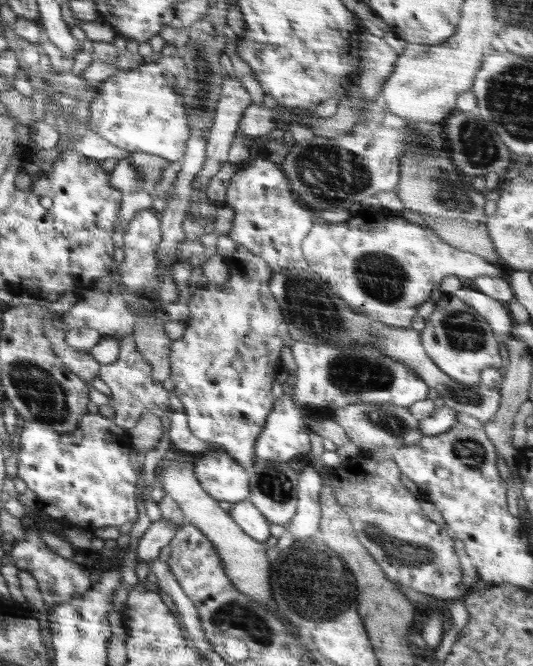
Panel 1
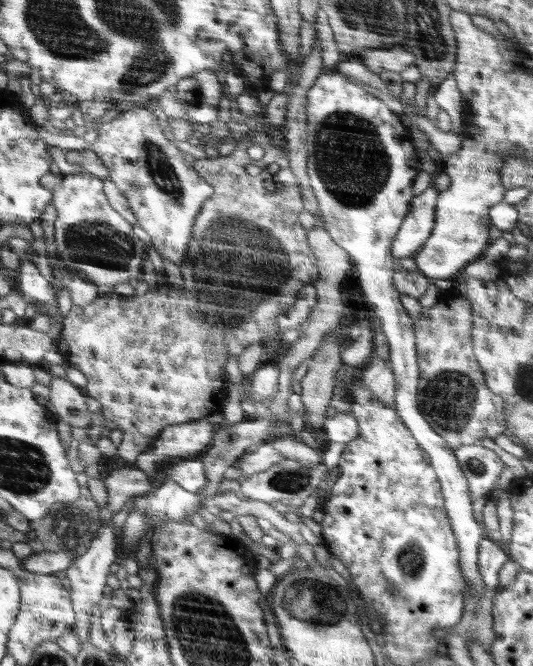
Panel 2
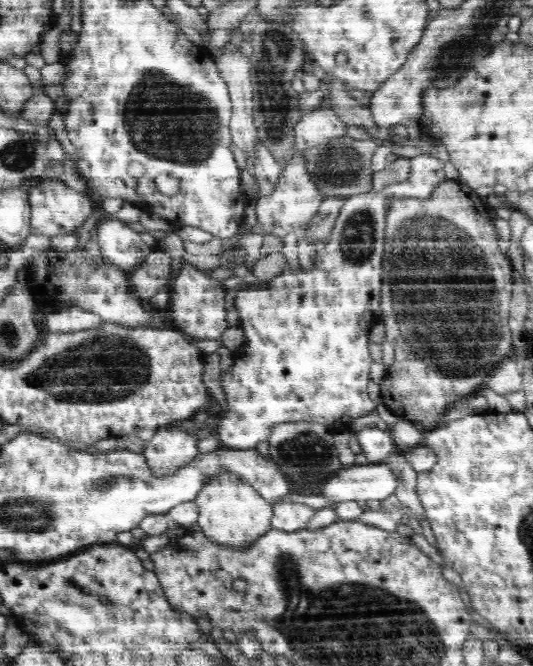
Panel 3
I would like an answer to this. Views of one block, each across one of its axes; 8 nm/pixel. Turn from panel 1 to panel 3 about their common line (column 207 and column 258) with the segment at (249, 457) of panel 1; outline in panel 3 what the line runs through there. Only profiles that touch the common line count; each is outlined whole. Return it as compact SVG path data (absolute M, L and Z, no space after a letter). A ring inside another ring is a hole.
M419 154L414 158L409 158L411 169L408 178L404 182L397 182L385 186L379 191L370 190L367 193L356 194L354 196L345 197L344 205L340 209L336 224L331 232L331 238L324 248L317 247L314 254L314 262L308 270L303 270L303 267L292 270L286 268L272 278L268 282L263 284L257 284L247 288L242 288L234 299L234 305L238 311L240 321L239 326L244 331L244 342L238 350L236 350L235 359L225 372L221 373L220 383L222 383L222 389L226 393L227 406L222 407L217 411L217 415L220 418L220 424L217 427L213 427L213 433L220 441L221 448L230 450L254 450L258 443L268 441L269 435L275 426L280 423L289 422L316 422L330 428L332 432L344 431L350 428L352 421L356 418L368 415L377 410L377 405L370 400L368 394L368 382L370 378L370 364L372 359L370 352L368 351L368 334L370 334L370 326L380 320L380 294L382 286L382 260L384 258L384 246L386 241L384 240L384 228L386 228L386 212L390 210L391 203L394 200L403 199L419 199L427 200L430 198L434 188L446 180L446 172L444 171L444 163L435 154Z

